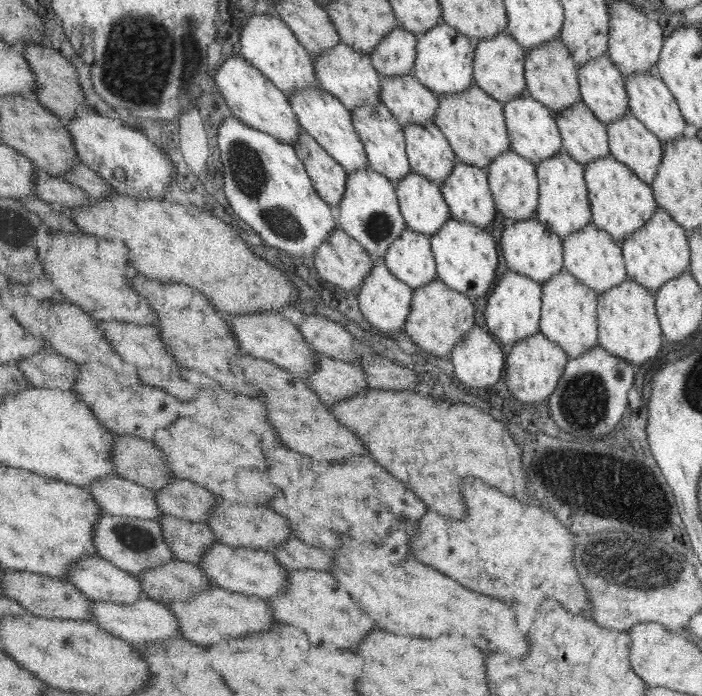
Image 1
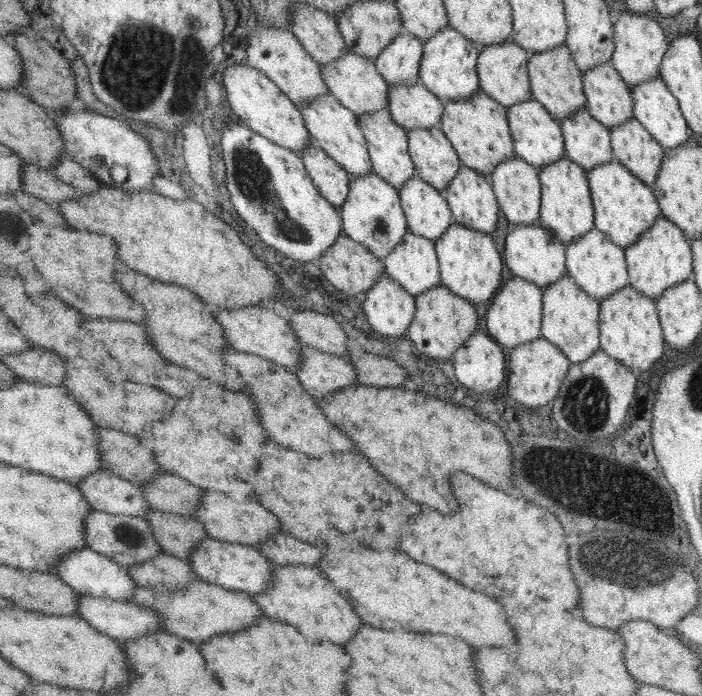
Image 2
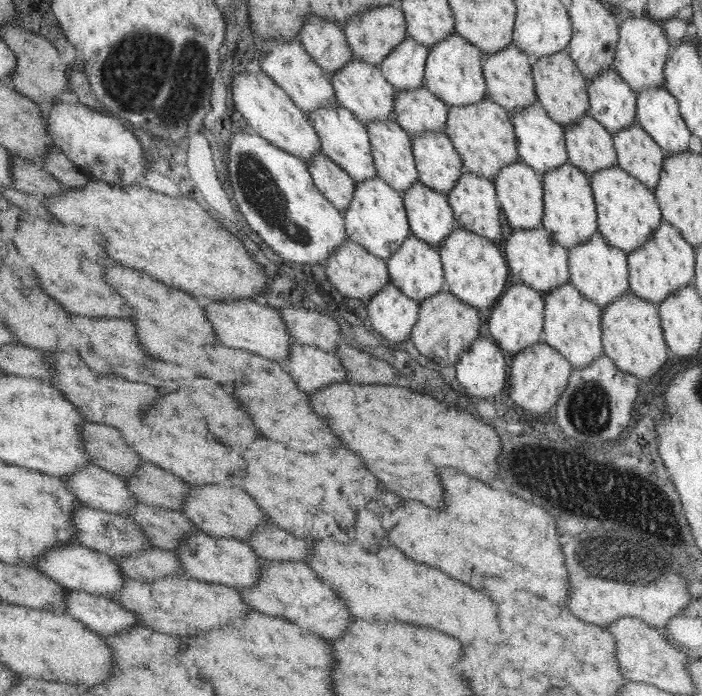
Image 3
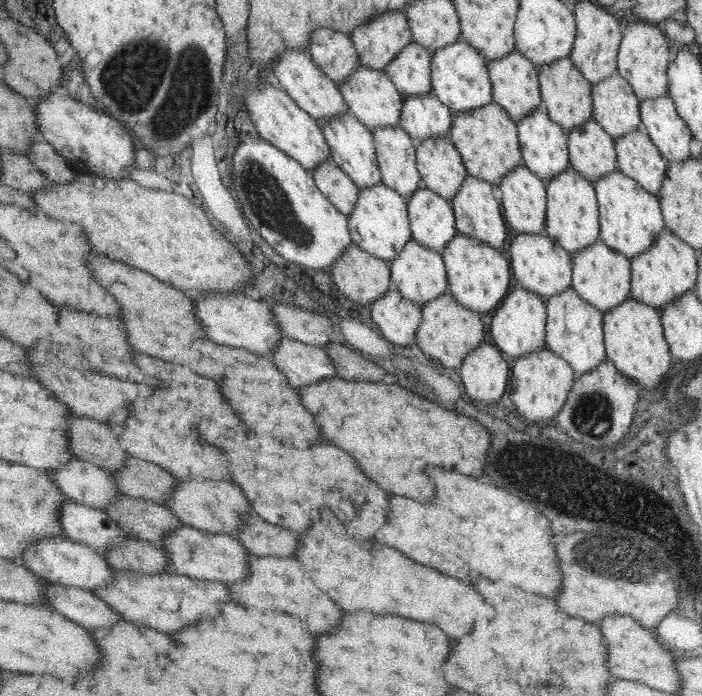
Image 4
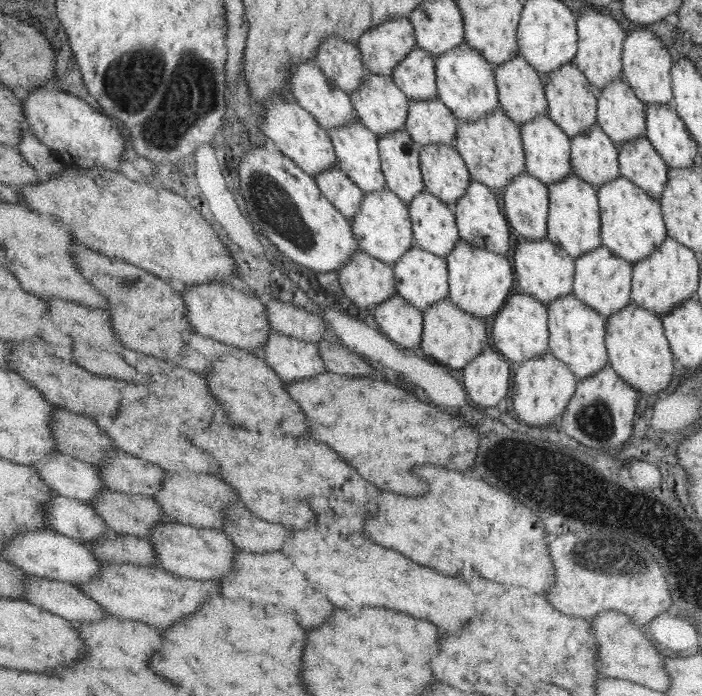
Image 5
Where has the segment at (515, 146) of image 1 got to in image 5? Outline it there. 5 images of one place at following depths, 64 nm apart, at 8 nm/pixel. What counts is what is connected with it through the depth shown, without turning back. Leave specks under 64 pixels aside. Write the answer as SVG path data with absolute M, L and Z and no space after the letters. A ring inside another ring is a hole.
M548 114L522 123L527 169L545 185L559 183L572 172L570 138Z

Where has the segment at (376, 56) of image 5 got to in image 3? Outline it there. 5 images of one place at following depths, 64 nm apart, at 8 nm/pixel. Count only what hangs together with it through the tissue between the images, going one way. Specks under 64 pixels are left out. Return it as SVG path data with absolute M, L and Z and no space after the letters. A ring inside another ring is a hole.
M398 5L382 6L366 10L360 16L354 16L343 30L347 35L348 44L351 45L354 58L367 61L377 67L407 38L407 19Z

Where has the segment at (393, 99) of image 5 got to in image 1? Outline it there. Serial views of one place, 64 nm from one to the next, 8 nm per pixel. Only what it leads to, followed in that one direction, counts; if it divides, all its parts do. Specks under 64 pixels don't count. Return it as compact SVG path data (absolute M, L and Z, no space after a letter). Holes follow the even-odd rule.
M340 42L328 52L314 55L313 60L318 84L338 98L348 109L354 110L360 106L374 106L381 103L382 77L368 53L360 52Z

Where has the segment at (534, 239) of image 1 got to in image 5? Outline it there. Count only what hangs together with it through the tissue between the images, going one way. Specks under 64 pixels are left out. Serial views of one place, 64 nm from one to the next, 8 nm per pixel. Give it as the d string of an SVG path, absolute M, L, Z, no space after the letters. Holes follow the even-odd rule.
M519 237L514 251L517 291L524 292L536 301L550 305L574 291L575 257L548 238L532 240Z

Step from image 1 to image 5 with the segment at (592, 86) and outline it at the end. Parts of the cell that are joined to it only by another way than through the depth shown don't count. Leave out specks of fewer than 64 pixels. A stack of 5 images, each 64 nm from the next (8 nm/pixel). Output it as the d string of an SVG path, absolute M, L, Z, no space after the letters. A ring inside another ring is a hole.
M626 80L612 82L608 87L596 90L596 93L599 95L598 124L616 144L626 144L646 135L647 105L635 95Z

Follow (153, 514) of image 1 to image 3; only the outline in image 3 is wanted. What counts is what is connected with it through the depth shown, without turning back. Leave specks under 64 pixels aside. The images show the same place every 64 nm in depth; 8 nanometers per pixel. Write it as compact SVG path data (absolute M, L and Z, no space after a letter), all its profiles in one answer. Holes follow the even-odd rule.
M91 462L88 466L80 467L80 471L61 479L79 497L84 507L120 515L139 502L128 490L123 477Z

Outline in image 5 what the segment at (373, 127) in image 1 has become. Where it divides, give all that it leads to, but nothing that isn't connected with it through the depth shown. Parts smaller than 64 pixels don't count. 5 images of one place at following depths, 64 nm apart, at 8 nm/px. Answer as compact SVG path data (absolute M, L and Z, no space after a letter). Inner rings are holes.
M406 130L380 134L379 156L382 158L383 172L386 174L387 188L410 202L424 190L422 165L420 164L420 143L412 140Z

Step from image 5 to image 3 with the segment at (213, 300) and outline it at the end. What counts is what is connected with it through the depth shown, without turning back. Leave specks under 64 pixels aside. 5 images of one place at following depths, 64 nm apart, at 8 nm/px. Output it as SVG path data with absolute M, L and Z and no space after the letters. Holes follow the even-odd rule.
M249 298L236 300L235 302L212 302L208 304L207 311L204 310L209 321L215 326L215 336L218 342L232 349L256 352L260 356L276 360L276 362L286 362L291 354L291 340L288 334L286 322L280 312L269 305L258 304Z

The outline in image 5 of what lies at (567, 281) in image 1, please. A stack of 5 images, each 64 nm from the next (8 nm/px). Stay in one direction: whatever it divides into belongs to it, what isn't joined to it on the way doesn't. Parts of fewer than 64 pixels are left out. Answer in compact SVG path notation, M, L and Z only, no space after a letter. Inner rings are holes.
M573 294L554 300L549 306L551 354L564 361L576 376L590 378L609 364L607 353L607 317L583 304Z

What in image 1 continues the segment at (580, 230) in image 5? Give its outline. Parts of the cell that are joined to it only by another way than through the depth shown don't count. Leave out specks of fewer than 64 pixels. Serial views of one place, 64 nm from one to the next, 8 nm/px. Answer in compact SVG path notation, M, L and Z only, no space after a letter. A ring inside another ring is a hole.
M566 151L559 152L551 159L540 160L535 165L539 179L539 208L535 213L536 219L540 224L547 225L561 239L592 223L590 193L587 191L583 166Z

